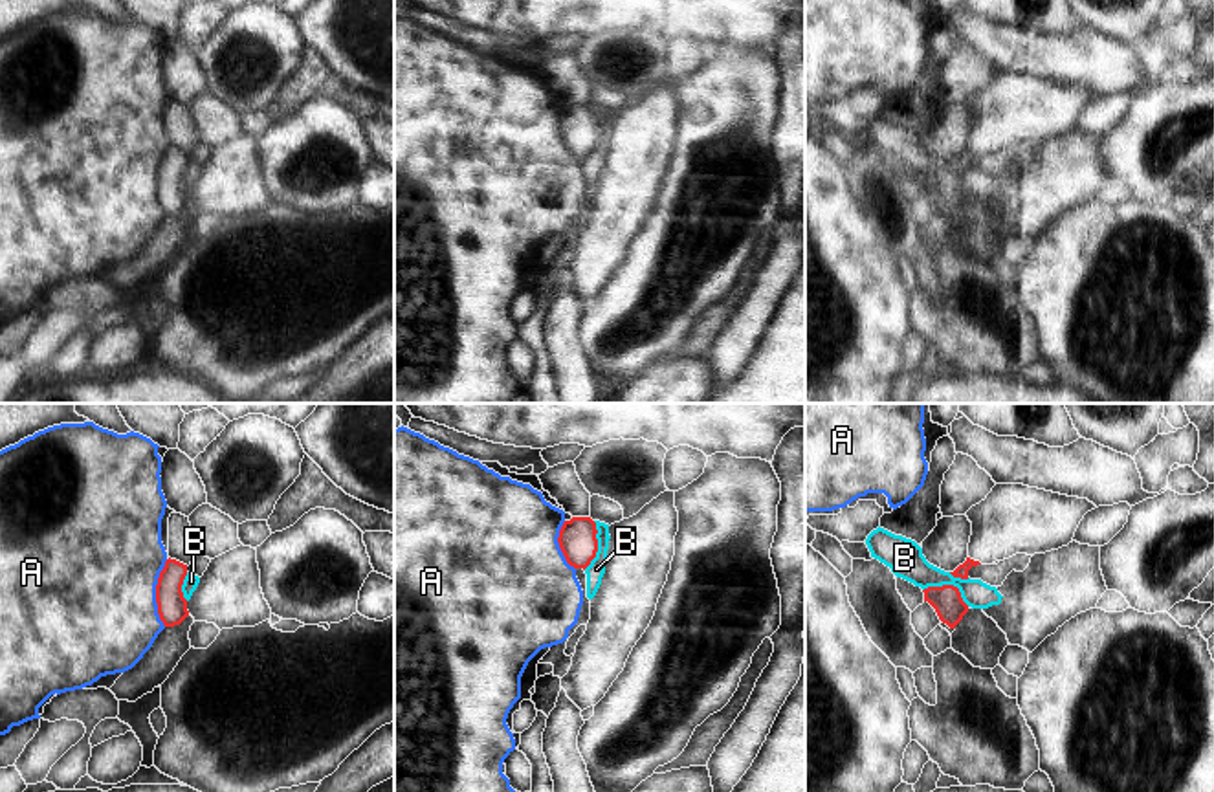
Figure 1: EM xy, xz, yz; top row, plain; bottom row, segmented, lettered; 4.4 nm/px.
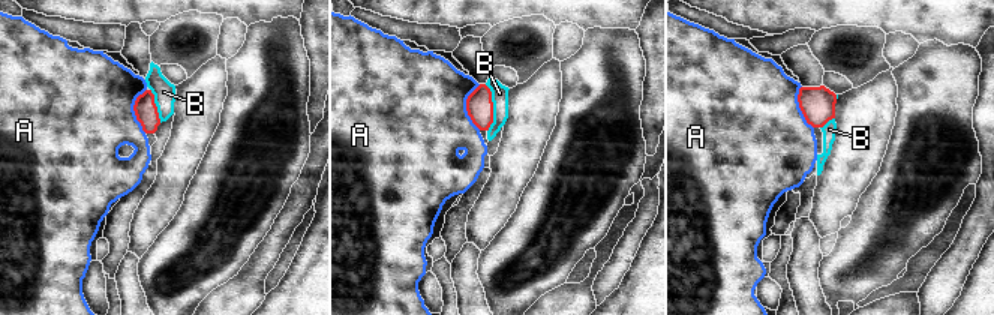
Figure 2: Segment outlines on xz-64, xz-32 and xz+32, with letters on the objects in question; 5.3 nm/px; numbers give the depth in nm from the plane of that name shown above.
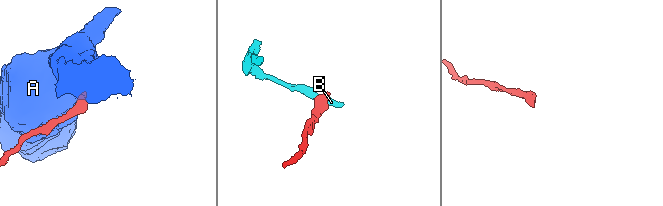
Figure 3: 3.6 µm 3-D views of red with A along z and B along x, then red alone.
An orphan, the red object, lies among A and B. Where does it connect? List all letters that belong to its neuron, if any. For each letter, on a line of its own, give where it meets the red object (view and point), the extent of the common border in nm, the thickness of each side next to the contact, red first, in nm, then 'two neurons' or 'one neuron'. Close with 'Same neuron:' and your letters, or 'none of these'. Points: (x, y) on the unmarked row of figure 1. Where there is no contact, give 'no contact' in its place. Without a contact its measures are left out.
A: contact xy (156, 182); length 300 nm; calibres 130 and 500 nm; two neurons
B: contact yz (949, 175); length 220 nm; calibres 130 and 160 nm; two neurons
Same neuron: none of these

